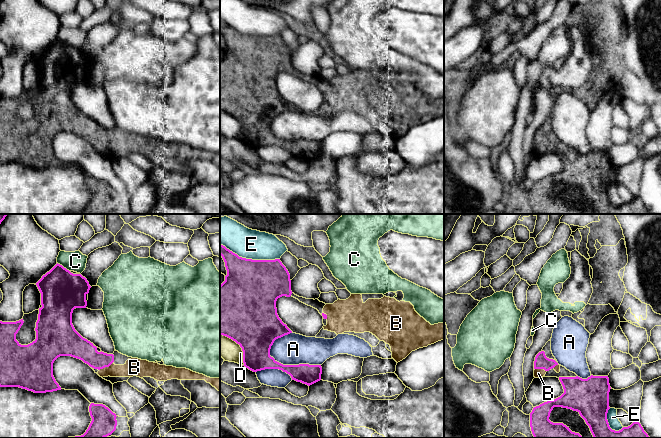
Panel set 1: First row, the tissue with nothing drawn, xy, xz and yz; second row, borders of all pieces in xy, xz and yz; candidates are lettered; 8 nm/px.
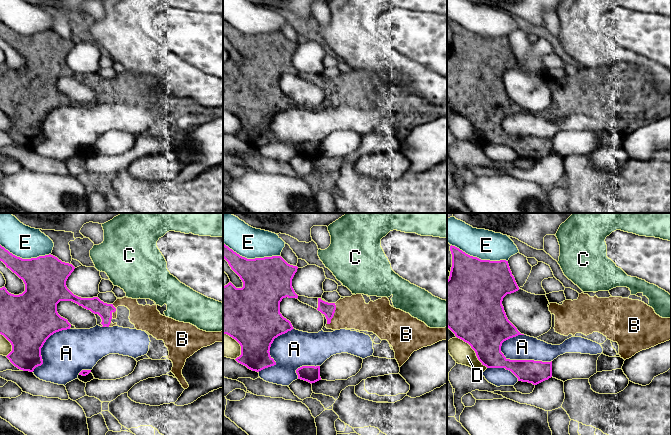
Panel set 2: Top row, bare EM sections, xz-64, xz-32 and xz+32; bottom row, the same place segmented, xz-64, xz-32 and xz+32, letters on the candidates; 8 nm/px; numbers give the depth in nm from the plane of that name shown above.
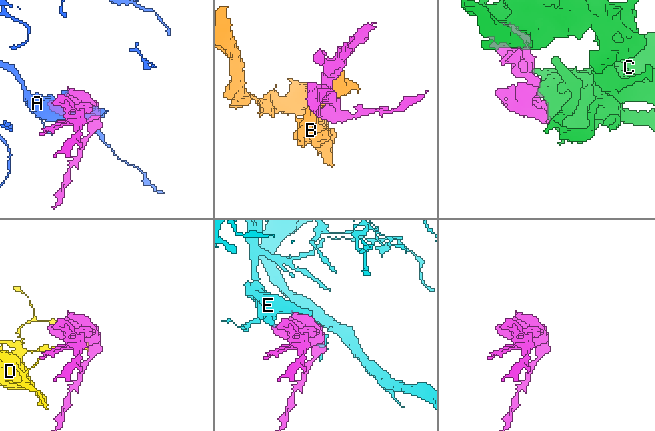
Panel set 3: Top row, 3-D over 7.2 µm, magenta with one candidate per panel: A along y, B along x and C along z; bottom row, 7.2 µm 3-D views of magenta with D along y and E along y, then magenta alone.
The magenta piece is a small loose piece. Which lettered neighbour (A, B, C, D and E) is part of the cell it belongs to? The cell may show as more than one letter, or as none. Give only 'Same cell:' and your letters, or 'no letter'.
Same cell: B

